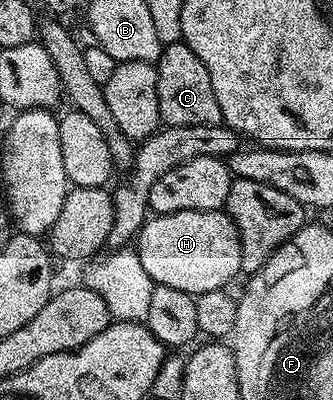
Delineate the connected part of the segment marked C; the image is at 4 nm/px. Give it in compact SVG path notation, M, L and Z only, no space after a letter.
M182 41L167 44L156 60L158 73L158 109L161 124L177 127L178 125L214 125L221 122L218 109L218 97L214 97L214 85L210 85L210 73L206 73L206 65L198 61L198 57Z

